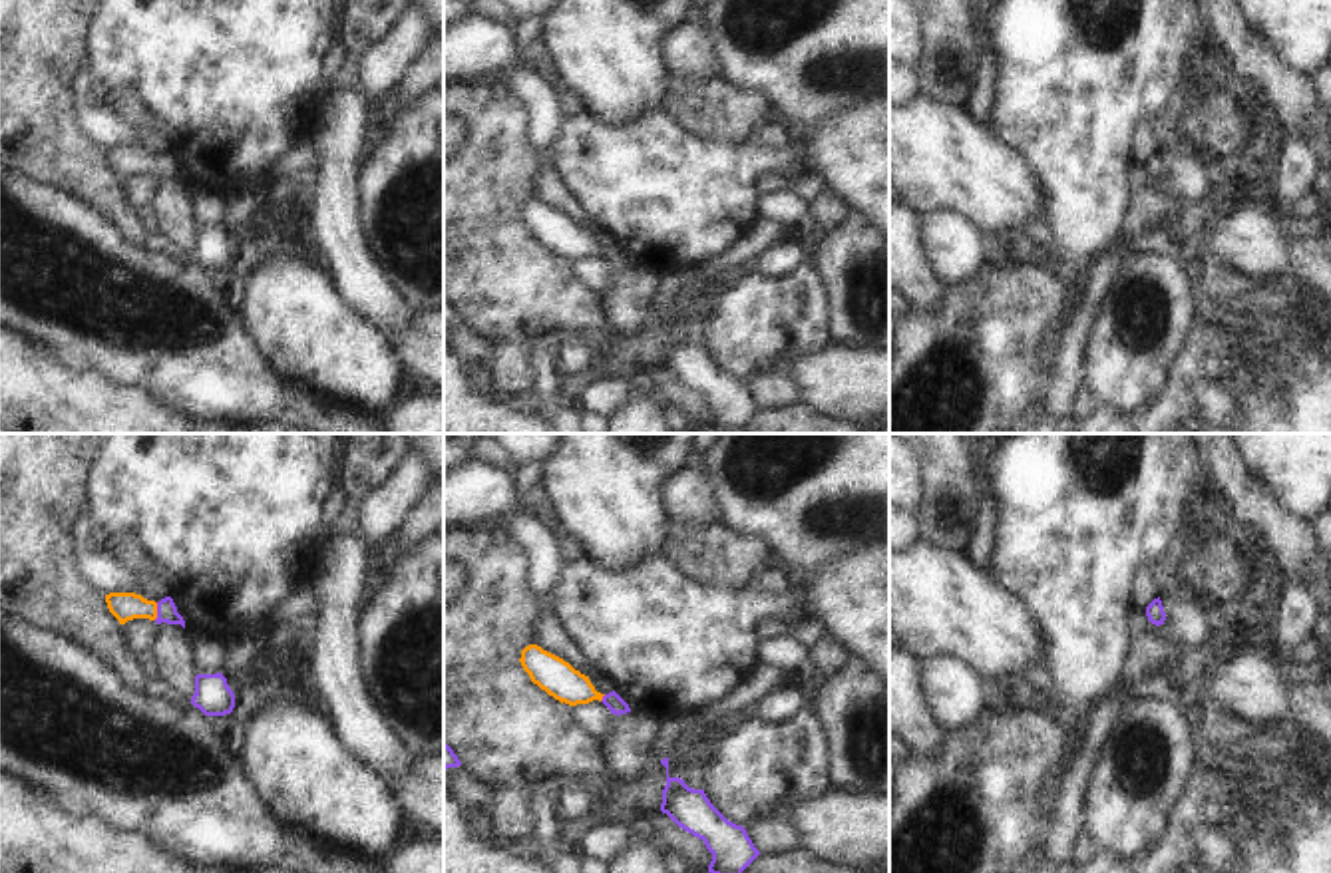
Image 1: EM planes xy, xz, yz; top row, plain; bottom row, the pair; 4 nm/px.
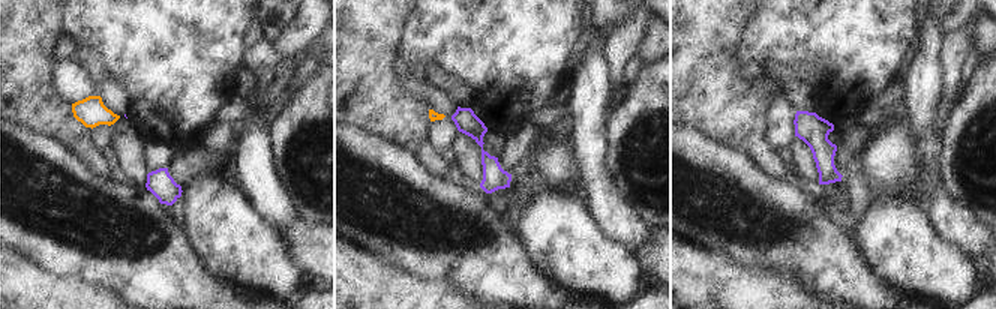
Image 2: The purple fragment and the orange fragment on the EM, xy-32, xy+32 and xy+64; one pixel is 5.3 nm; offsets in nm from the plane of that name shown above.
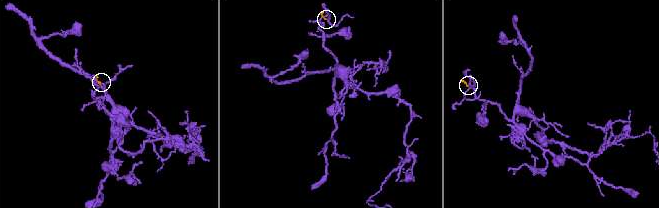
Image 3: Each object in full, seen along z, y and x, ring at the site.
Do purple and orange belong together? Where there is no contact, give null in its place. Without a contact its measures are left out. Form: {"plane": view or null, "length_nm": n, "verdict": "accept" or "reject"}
{"plane": "xy", "length_nm": 70, "verdict": "accept"}

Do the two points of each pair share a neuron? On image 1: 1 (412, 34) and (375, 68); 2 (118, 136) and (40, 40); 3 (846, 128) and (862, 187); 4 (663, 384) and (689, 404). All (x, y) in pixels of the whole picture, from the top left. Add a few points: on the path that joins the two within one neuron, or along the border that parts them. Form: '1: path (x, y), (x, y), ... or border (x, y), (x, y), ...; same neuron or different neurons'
1: path (402, 42), (384, 60); same neuron
2: border (74, 110), (74, 122), (104, 148); different neurons
3: path (860, 142), (862, 174); same neuron
4: path (669, 390), (683, 398); same neuron

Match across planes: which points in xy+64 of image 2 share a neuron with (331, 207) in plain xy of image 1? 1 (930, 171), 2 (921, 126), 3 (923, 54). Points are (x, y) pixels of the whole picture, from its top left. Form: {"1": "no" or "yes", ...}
{"1": "yes", "2": "yes", "3": "yes"}

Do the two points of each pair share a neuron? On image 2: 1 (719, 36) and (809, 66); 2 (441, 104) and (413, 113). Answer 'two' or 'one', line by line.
1: two
2: two

